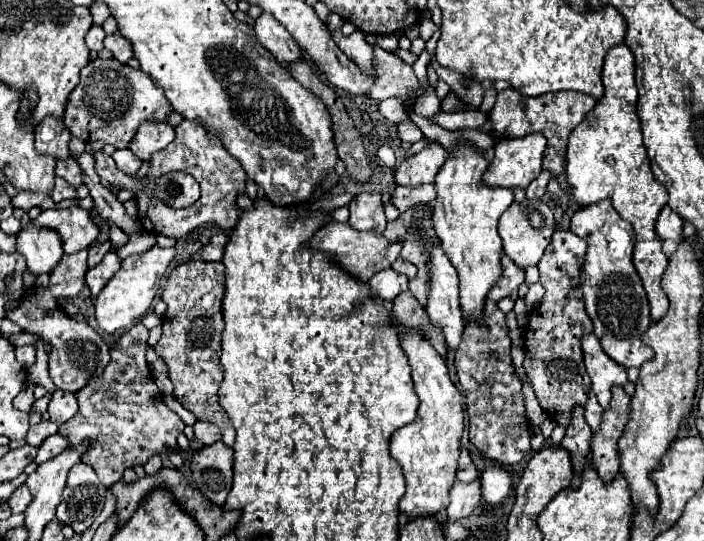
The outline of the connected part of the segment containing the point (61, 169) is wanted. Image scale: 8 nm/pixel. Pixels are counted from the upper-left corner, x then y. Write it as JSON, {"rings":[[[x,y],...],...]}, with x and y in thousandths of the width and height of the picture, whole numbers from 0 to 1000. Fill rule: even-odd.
{"rings":[[[94,290],[94,294],[80,298],[80,323],[88,327],[88,331],[94,331],[102,346],[114,346],[114,342],[119,342],[116,312],[114,312],[114,305],[108,301],[105,290]]]}

